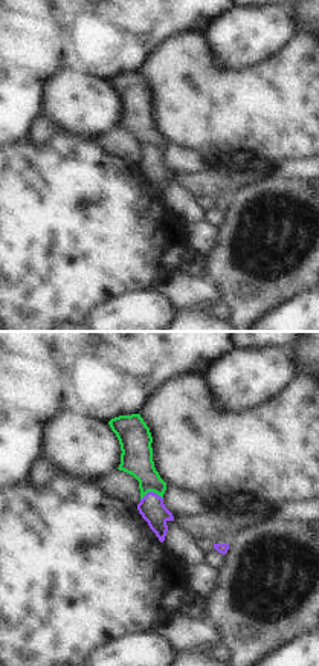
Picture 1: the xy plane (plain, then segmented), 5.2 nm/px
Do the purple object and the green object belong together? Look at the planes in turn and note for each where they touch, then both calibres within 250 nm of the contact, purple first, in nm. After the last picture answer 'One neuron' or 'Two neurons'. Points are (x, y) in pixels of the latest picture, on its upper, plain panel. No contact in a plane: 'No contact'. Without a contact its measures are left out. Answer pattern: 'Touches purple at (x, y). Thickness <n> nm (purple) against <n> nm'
Touches purple at (151, 150). Thickness 140 nm (purple) against 170 nm

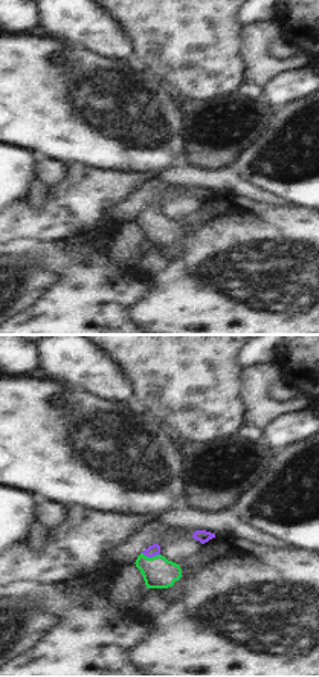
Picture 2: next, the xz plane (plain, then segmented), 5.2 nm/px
Touches purple at (151, 214). Thickness 60 nm (purple) against 170 nm

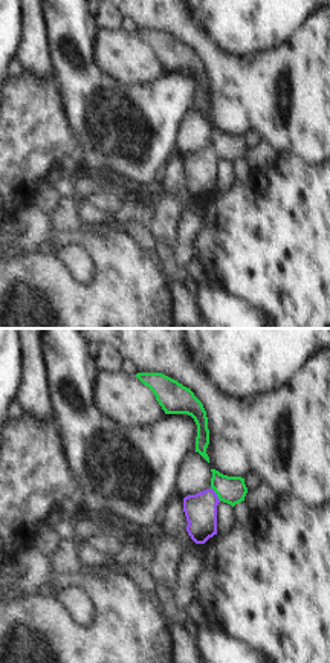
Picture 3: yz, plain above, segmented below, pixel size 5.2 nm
Touches purple at (216, 152). Thickness 170 nm (purple) against 140 nm

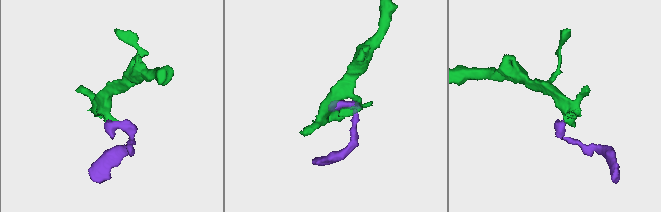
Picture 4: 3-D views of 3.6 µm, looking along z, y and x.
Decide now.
One neuron

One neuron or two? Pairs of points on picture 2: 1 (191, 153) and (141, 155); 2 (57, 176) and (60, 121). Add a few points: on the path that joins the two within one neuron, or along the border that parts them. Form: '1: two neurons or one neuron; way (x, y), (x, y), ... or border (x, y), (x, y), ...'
1: two neurons; border (180, 118), (183, 155)
2: two neurons; border (40, 156), (49, 161), (63, 161), (67, 165)

